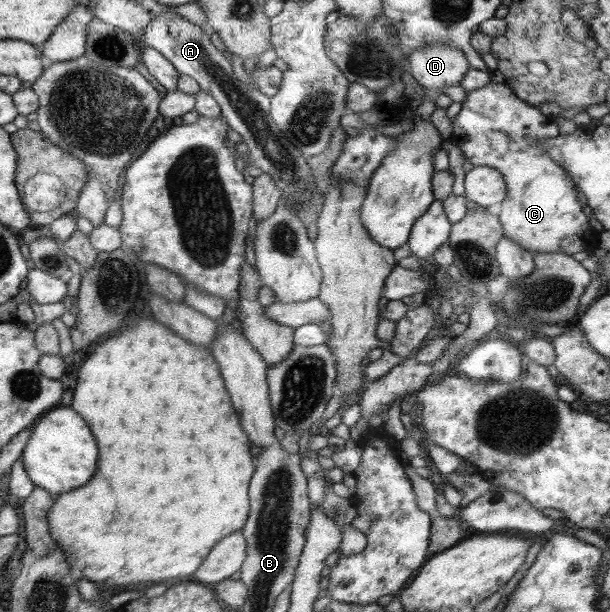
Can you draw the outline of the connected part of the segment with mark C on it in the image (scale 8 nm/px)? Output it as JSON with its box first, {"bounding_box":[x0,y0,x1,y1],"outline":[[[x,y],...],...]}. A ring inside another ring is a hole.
{"bounding_box":[451,81,594,256],"outline":[[[491,81],[481,89],[467,92],[462,109],[451,125],[453,126],[451,140],[463,151],[467,161],[474,166],[495,168],[503,174],[507,197],[501,202],[499,217],[505,237],[509,237],[511,241],[533,253],[565,253],[571,256],[579,251],[593,252],[594,245],[587,241],[587,233],[593,231],[587,223],[587,215],[583,215],[581,211],[582,204],[577,198],[576,187],[573,187],[575,183],[571,183],[573,180],[569,179],[566,171],[545,153],[543,147],[543,139],[560,134],[559,126],[552,117],[543,115],[539,107],[521,101],[507,83]]]}

